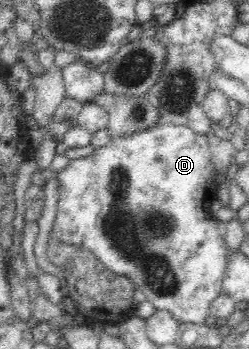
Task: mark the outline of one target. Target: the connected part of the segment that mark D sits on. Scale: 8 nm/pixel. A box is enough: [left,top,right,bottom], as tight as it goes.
[48,118,228,326]

